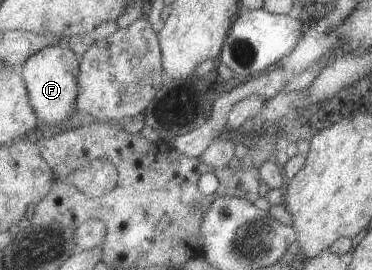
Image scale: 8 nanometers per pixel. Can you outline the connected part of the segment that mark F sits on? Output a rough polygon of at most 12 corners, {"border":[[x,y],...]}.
{"border":[[60,42],[21,73],[40,120],[78,117],[81,56]]}

